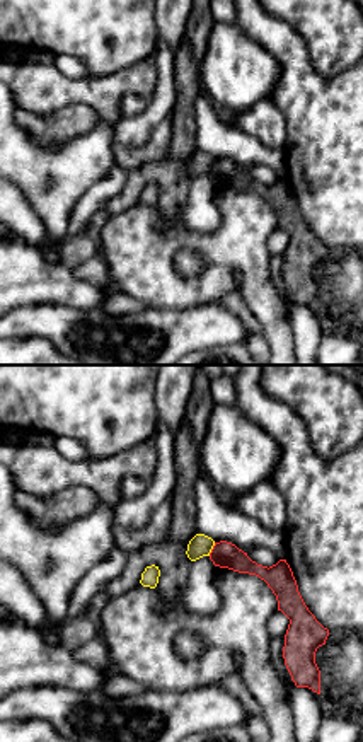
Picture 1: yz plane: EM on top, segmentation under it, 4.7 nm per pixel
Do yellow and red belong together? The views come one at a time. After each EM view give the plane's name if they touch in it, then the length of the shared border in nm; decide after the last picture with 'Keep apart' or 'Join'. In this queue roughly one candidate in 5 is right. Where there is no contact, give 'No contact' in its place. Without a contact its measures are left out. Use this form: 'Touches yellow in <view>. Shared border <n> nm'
Touches yellow in yz. Shared border 70 nm

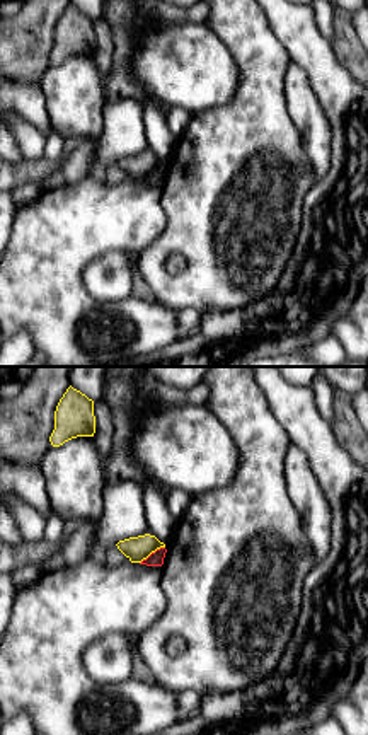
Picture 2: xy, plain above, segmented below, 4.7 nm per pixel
Touches yellow in xy. Shared border 150 nm

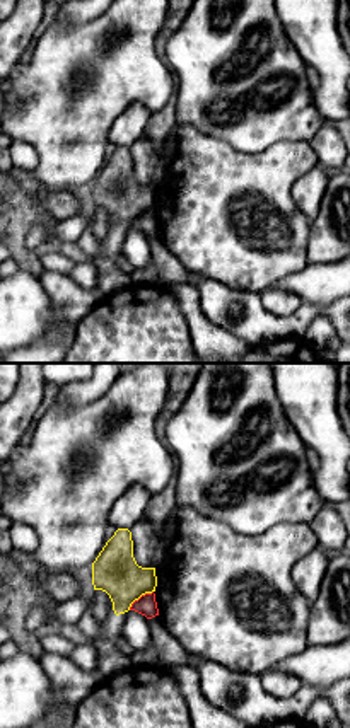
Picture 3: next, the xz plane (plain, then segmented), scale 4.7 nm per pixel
Touches yellow in xz. Shared border 150 nm

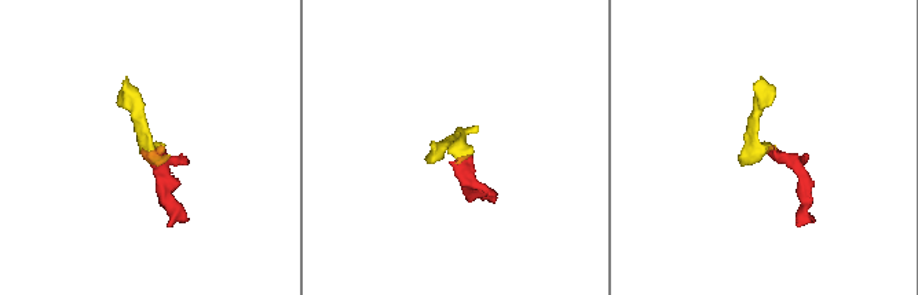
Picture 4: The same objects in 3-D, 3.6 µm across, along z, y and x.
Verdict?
Keep apart

